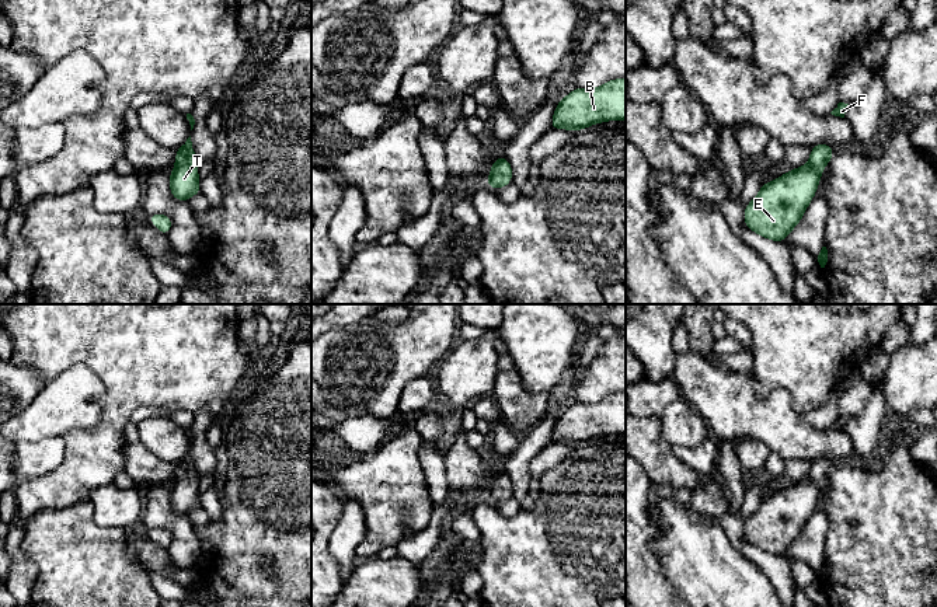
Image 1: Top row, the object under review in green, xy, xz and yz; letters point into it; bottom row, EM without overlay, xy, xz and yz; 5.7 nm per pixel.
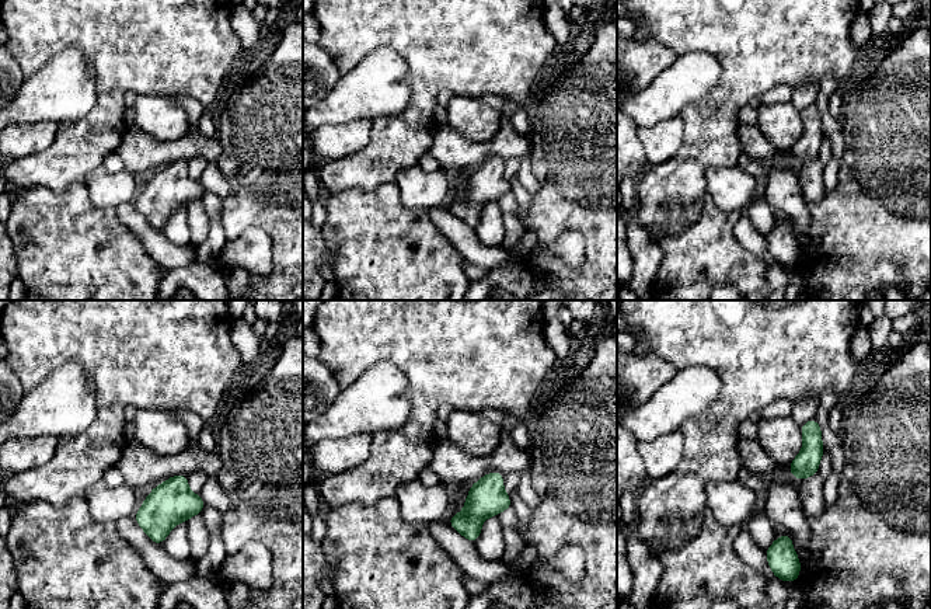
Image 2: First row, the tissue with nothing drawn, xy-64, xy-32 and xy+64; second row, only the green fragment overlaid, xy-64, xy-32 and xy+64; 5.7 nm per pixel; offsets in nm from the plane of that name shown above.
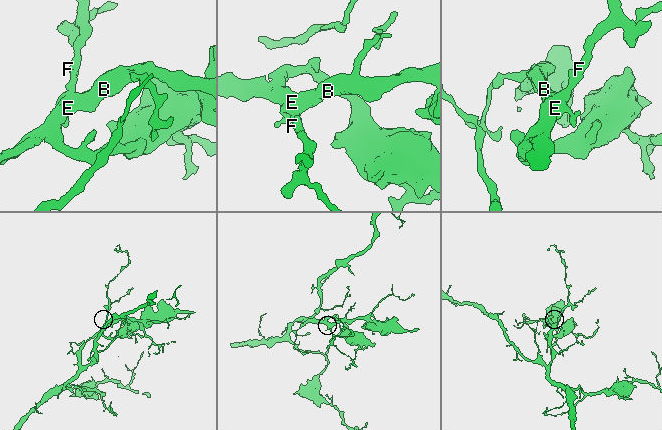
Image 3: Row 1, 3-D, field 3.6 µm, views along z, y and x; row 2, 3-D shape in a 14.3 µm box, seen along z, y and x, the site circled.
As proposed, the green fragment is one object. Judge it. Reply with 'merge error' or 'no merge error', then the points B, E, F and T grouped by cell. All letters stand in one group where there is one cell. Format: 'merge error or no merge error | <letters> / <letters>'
no merge error | B E F T

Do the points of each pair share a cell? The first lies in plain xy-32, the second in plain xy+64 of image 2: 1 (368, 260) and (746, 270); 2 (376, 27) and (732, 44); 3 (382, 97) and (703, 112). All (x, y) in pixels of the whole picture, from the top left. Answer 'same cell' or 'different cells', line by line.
1: same cell
2: same cell
3: different cells

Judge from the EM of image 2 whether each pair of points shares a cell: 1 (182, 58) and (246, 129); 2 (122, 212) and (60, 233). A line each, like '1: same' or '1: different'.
1: different
2: different

